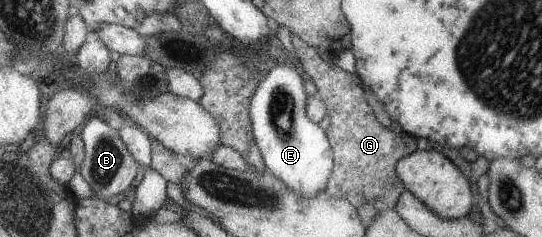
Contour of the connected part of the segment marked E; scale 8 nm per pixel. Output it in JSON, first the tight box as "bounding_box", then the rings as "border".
{"bounding_box":[250,65,333,198],"border":[[[275,65],[264,75],[250,99],[252,134],[264,166],[300,198],[312,198],[327,186],[333,160],[328,136],[305,115],[301,77],[284,65]]]}

